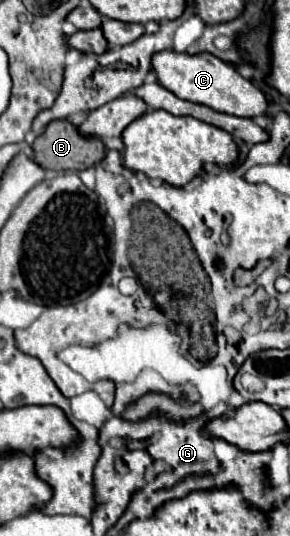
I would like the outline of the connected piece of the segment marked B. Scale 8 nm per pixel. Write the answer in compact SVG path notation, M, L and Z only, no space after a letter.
M54 120L34 142L36 162L52 170L84 170L98 164L104 156L104 142L96 136L82 136L68 120Z

